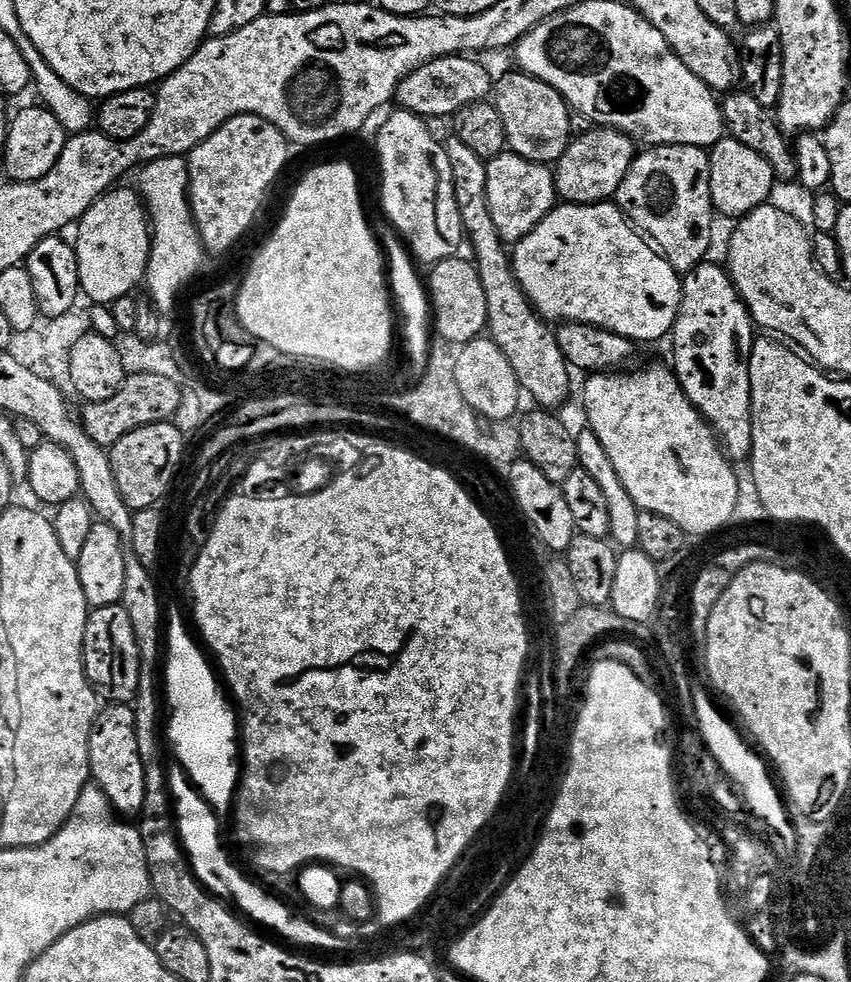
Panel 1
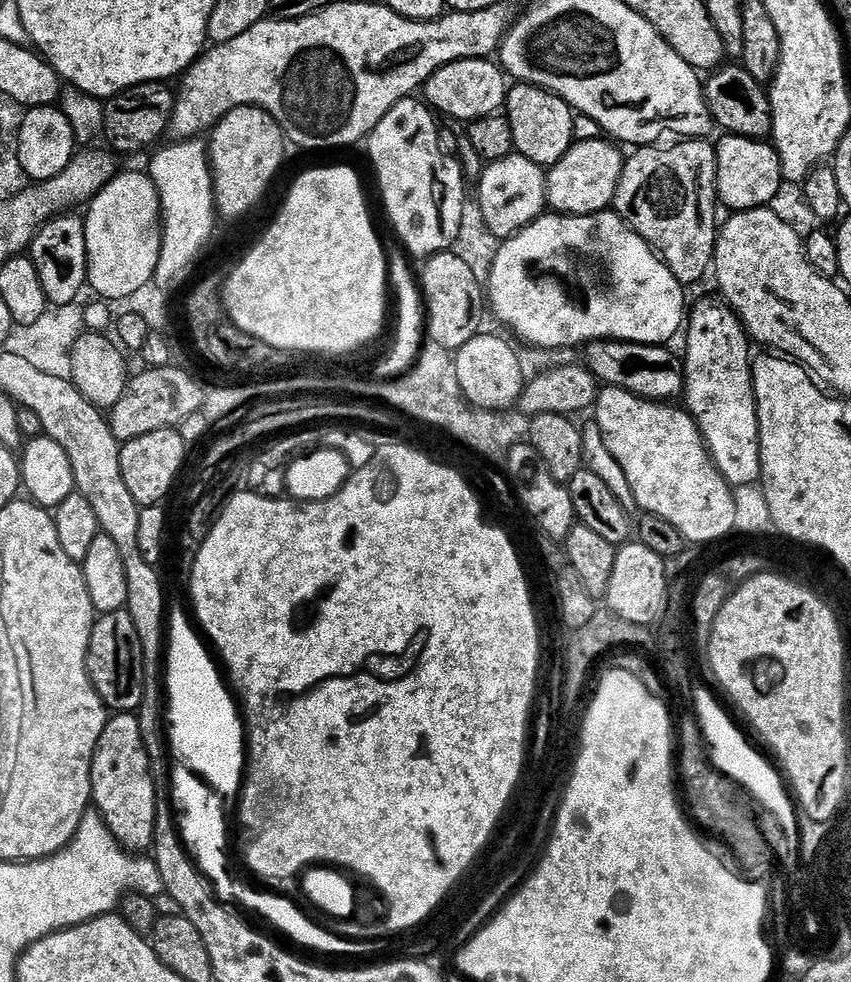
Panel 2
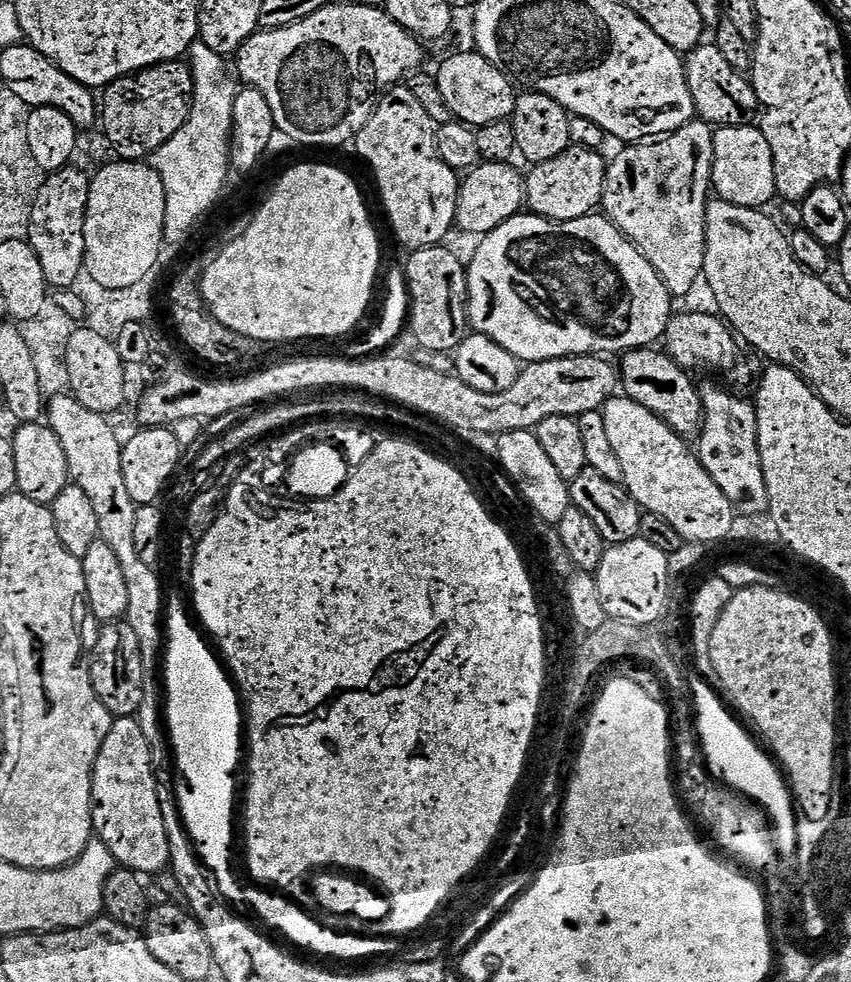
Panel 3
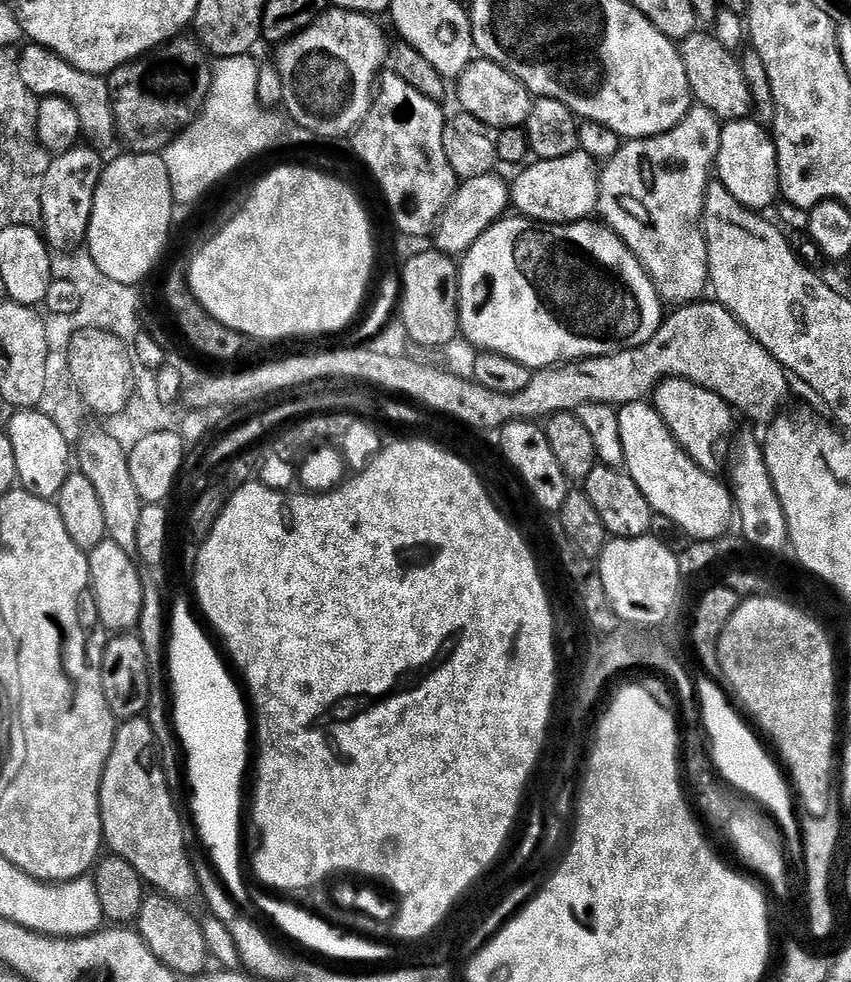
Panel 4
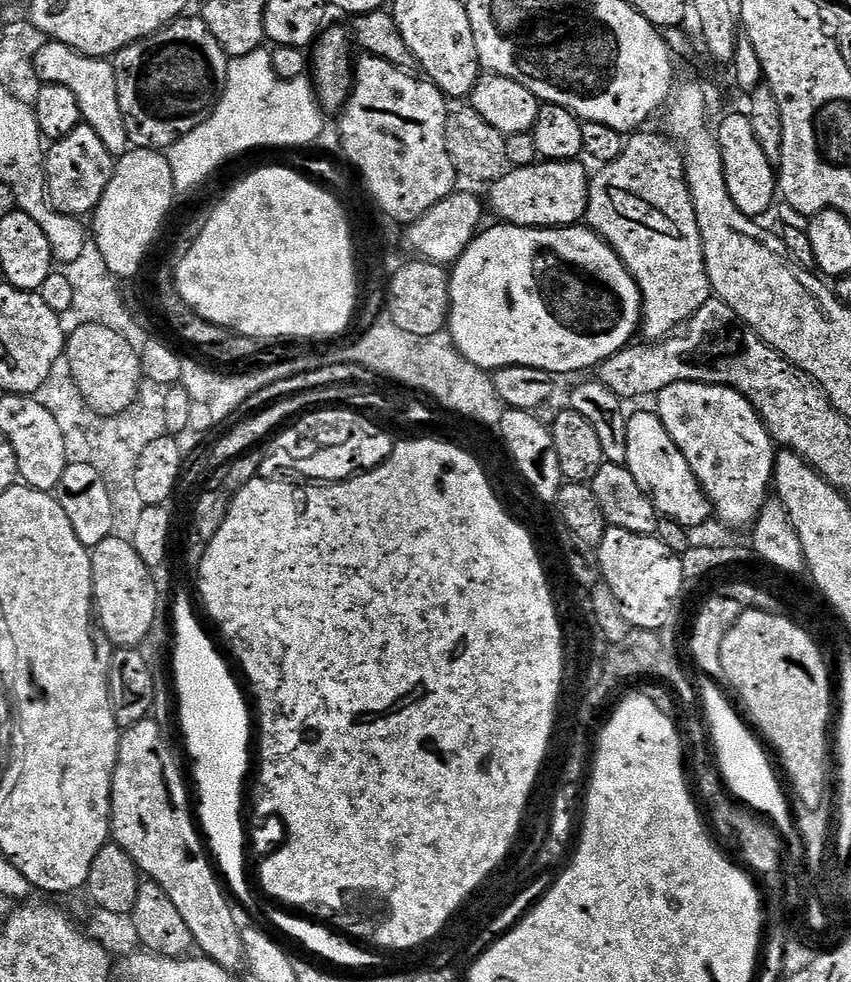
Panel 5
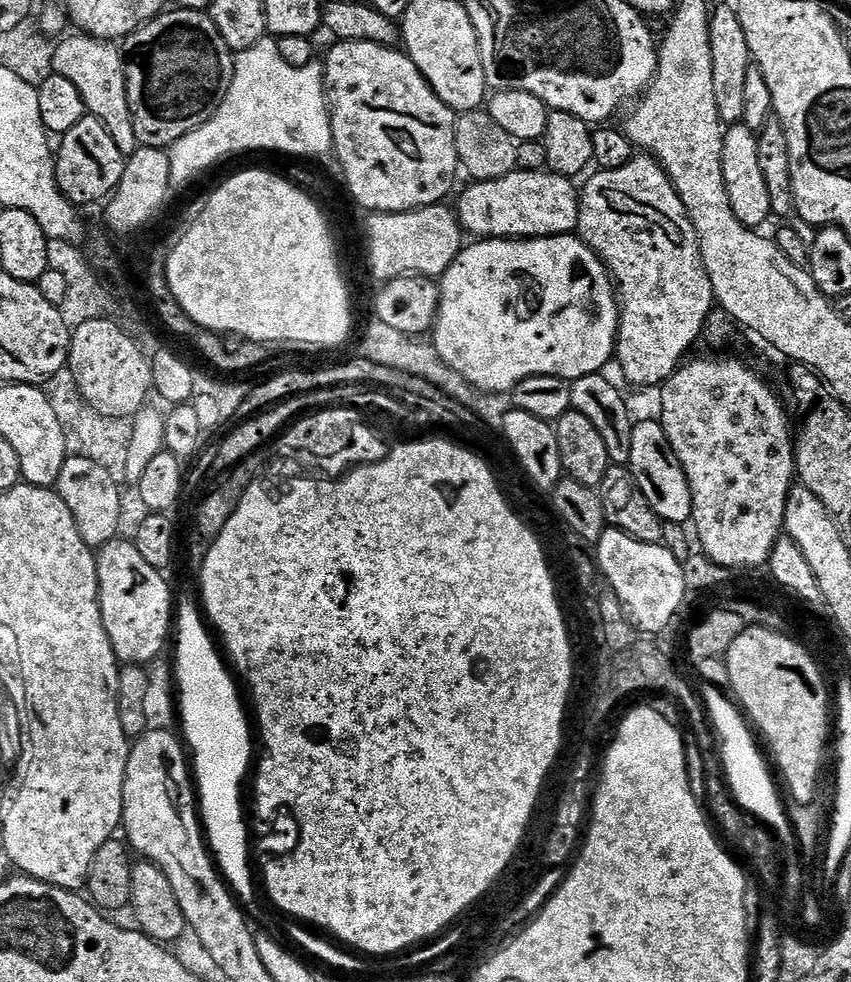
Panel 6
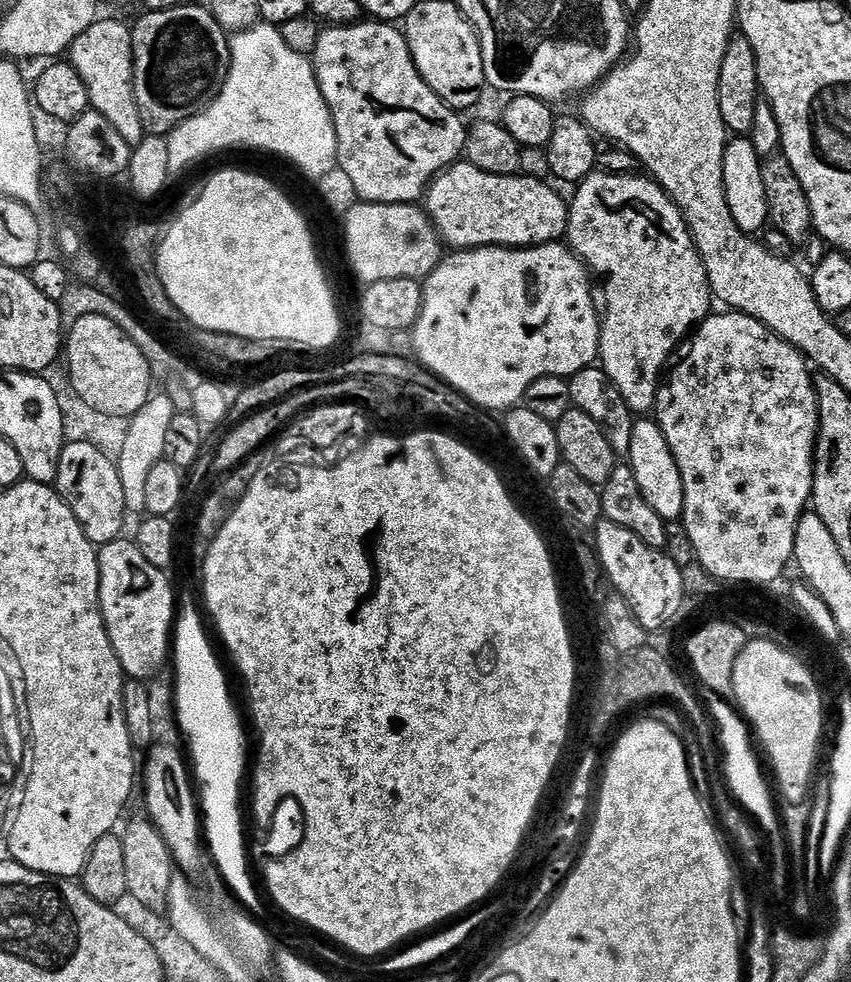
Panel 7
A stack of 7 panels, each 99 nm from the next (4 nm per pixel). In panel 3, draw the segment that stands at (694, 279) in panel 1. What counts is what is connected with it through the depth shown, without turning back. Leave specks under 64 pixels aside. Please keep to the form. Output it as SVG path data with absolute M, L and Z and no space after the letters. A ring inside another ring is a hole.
M716 384L703 385L704 426L698 437L696 456L730 501L743 515L757 517L769 511L768 487L758 446L758 414L751 399L743 400Z

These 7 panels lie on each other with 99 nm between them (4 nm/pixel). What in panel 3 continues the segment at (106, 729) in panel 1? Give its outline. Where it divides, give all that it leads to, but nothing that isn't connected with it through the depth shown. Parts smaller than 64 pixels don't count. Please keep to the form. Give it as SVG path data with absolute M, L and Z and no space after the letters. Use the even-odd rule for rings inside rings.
M135 715L122 716L113 719L110 734L106 734L92 768L92 826L95 835L99 843L107 846L119 867L131 868L137 874L160 874L172 863L166 804L160 801L160 784L156 781L156 764L152 759L154 753L139 719Z

